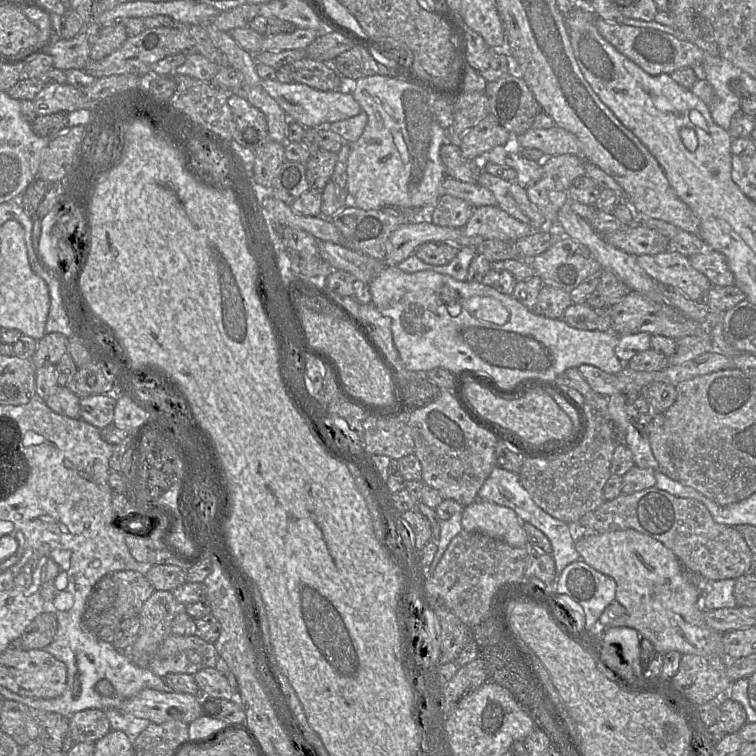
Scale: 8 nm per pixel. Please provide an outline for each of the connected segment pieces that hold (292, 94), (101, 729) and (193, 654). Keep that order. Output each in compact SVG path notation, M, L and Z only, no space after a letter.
M263 79L262 88L285 112L289 120L305 128L319 128L324 123L332 123L351 118L362 111L348 87L340 90L321 91L301 83L281 83L276 79Z
M87 709L69 718L69 729L74 744L95 743L112 729L104 711Z
M170 634L159 645L149 669L161 678L177 673L194 675L203 668L214 668L218 659L213 643L196 635Z

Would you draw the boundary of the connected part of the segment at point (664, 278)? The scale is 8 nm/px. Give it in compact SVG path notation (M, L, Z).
M677 251L640 255L637 262L653 280L673 286L695 301L705 301L713 286L704 274L693 268L689 257Z

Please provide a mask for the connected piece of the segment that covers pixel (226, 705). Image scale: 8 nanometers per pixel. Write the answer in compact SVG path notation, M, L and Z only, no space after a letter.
M199 688L199 694L194 696L197 697L198 703L200 705L201 716L206 716L221 720L225 722L227 726L234 723L240 723L246 721L245 712L243 711L242 707L234 701L212 697L205 692L201 692L200 688Z

